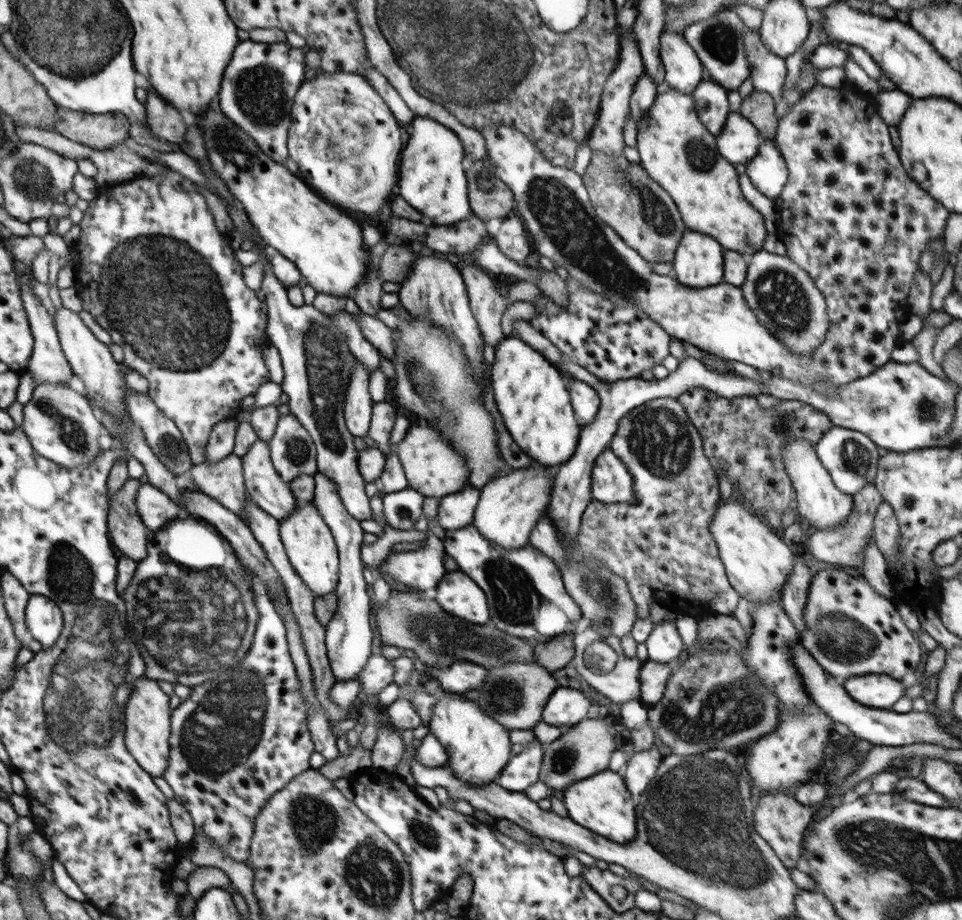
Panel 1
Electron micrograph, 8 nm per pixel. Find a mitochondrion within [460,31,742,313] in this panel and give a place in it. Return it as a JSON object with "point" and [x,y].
{"point":[564,219]}

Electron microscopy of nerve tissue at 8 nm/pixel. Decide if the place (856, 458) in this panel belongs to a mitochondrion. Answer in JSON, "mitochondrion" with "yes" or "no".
{"mitochondrion":"yes"}

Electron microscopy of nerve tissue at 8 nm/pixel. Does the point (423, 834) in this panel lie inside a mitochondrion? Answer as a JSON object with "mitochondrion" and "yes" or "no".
{"mitochondrion":"yes"}

